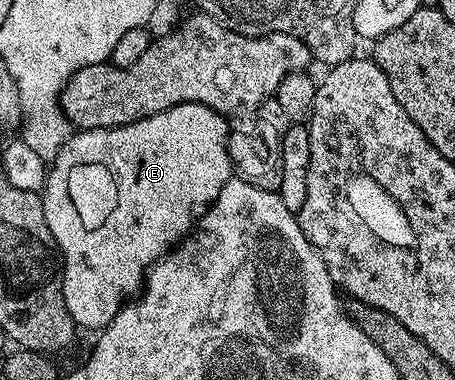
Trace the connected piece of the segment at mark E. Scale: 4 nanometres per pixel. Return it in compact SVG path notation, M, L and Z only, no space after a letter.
M180 103L168 107L151 117L133 121L111 129L84 129L75 132L66 146L54 156L46 174L46 187L41 190L44 219L48 219L48 227L56 239L58 249L62 253L62 290L64 303L72 315L75 326L101 331L112 323L112 319L120 312L128 299L143 288L146 274L150 268L166 256L187 233L197 226L198 221L210 210L210 204L220 195L224 183L232 176L232 136L230 137L231 122L220 116L212 107L204 107L200 103Z

